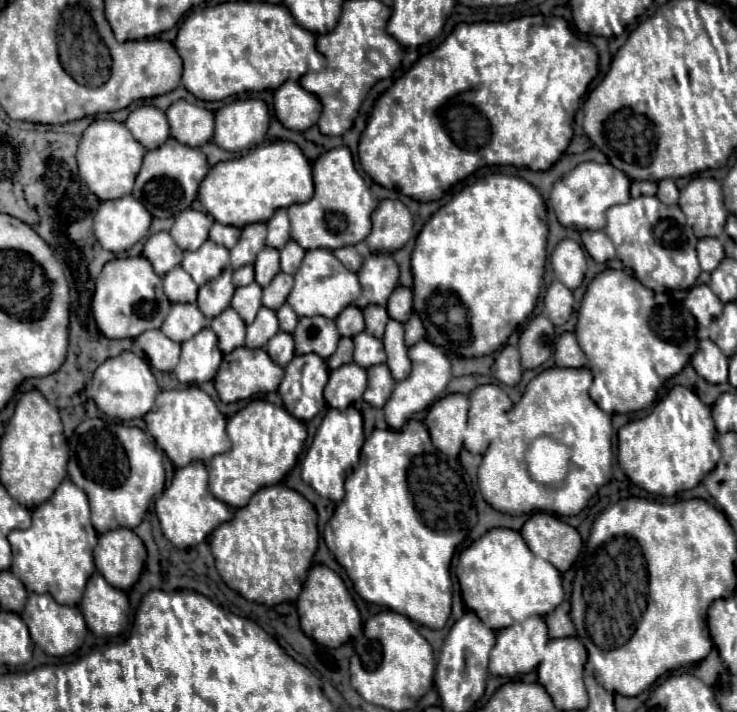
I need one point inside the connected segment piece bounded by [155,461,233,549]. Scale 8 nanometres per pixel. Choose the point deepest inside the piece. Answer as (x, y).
(188, 513)

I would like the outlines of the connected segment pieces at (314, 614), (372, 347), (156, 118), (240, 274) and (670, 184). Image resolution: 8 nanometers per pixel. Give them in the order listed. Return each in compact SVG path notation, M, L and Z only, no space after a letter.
M313 565L309 569L307 581L297 599L297 613L299 613L303 633L313 641L317 641L319 645L333 647L333 649L352 641L363 629L357 605L349 595L343 579L325 565Z
M359 333L353 337L353 343L355 343L355 351L353 351L353 361L363 367L363 369L369 369L373 365L379 365L379 363L385 363L385 351L383 351L383 343L375 337L371 337L369 333Z
M141 105L131 111L125 125L145 149L157 149L169 139L169 123L165 113L151 105Z
M245 265L245 267L239 267L233 271L233 283L237 287L243 287L243 285L249 285L255 281L255 273L253 273L253 265Z
M663 179L663 181L659 181L657 199L663 201L663 203L667 203L667 205L677 203L677 199L679 199L679 189L677 189L677 185L675 185L673 179Z

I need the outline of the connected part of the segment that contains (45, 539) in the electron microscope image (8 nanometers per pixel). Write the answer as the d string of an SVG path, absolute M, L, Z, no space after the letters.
M65 479L47 503L33 509L33 525L29 529L9 533L13 554L10 570L23 581L27 591L49 593L61 605L77 605L81 601L85 583L95 571L93 547L97 545L97 533L89 515L87 495Z

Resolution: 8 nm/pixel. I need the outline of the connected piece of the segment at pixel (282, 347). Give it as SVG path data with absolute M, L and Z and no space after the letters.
M279 331L267 343L267 353L279 367L285 367L291 361L291 357L295 357L295 341L291 341L291 333Z

